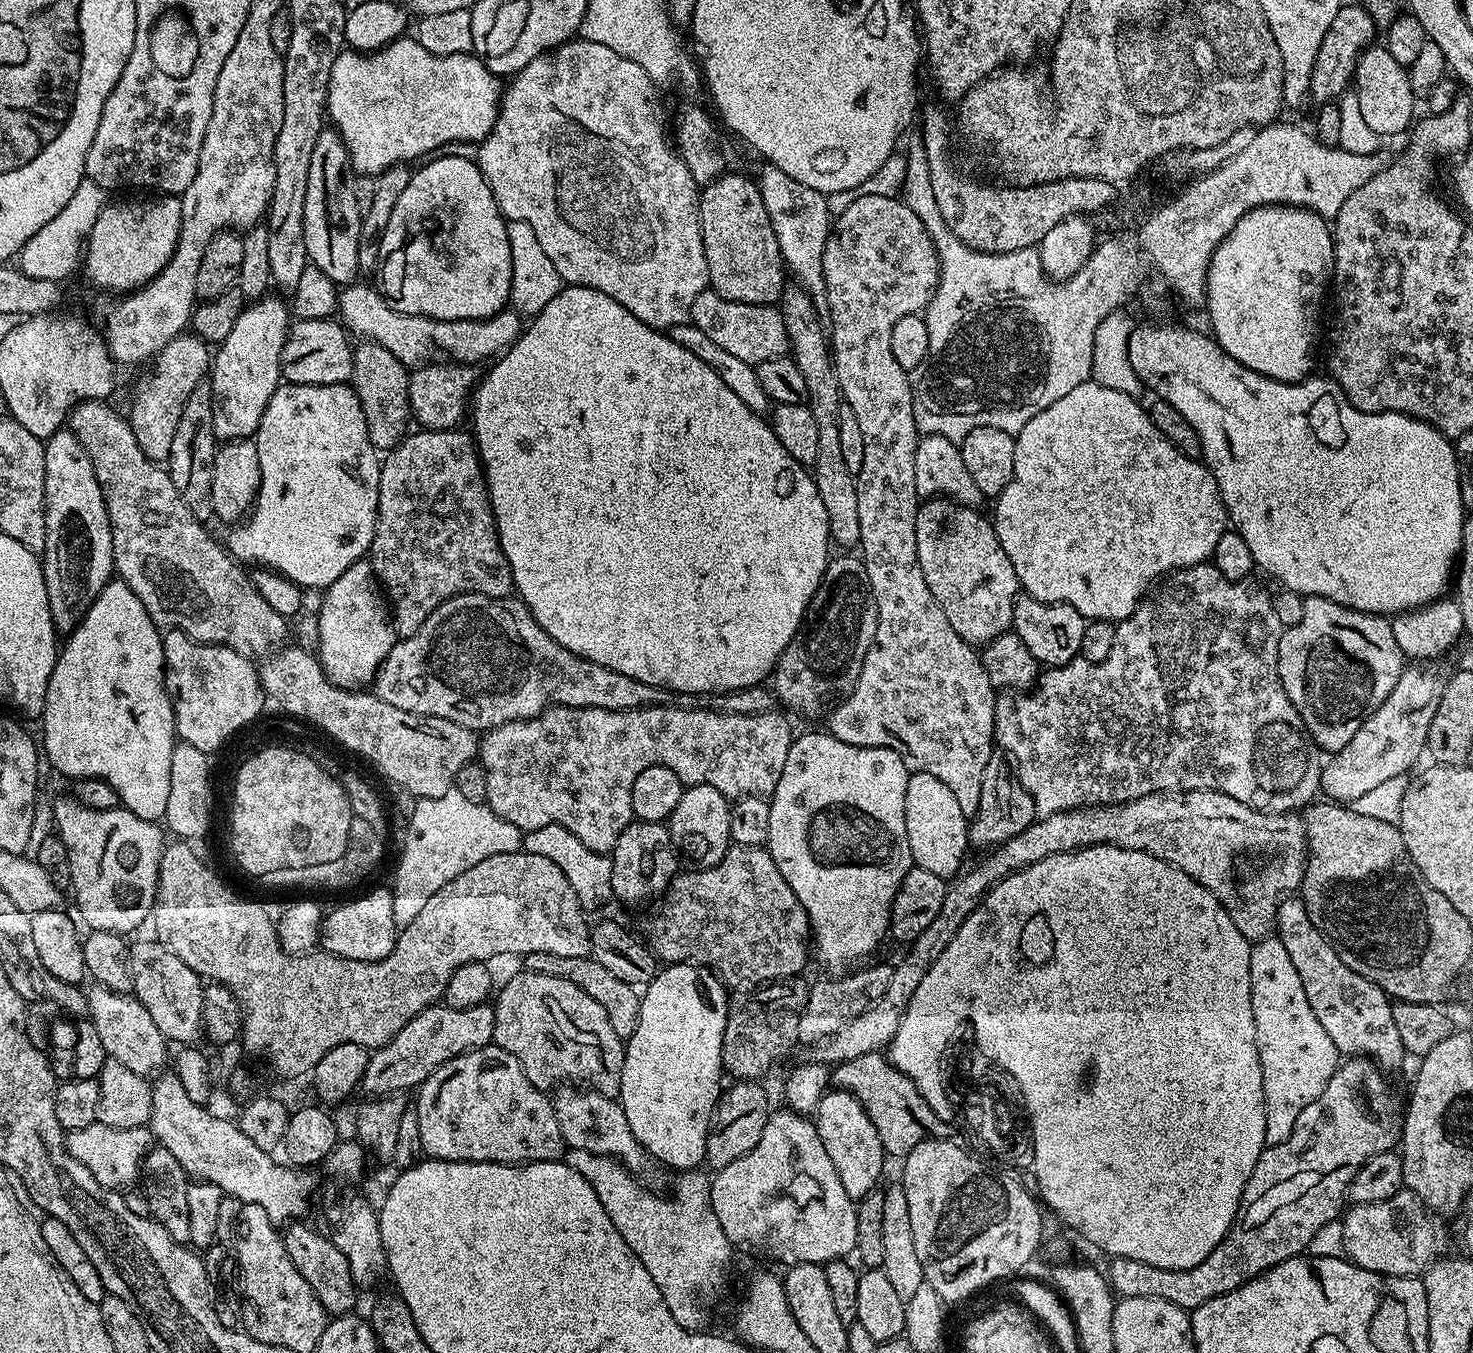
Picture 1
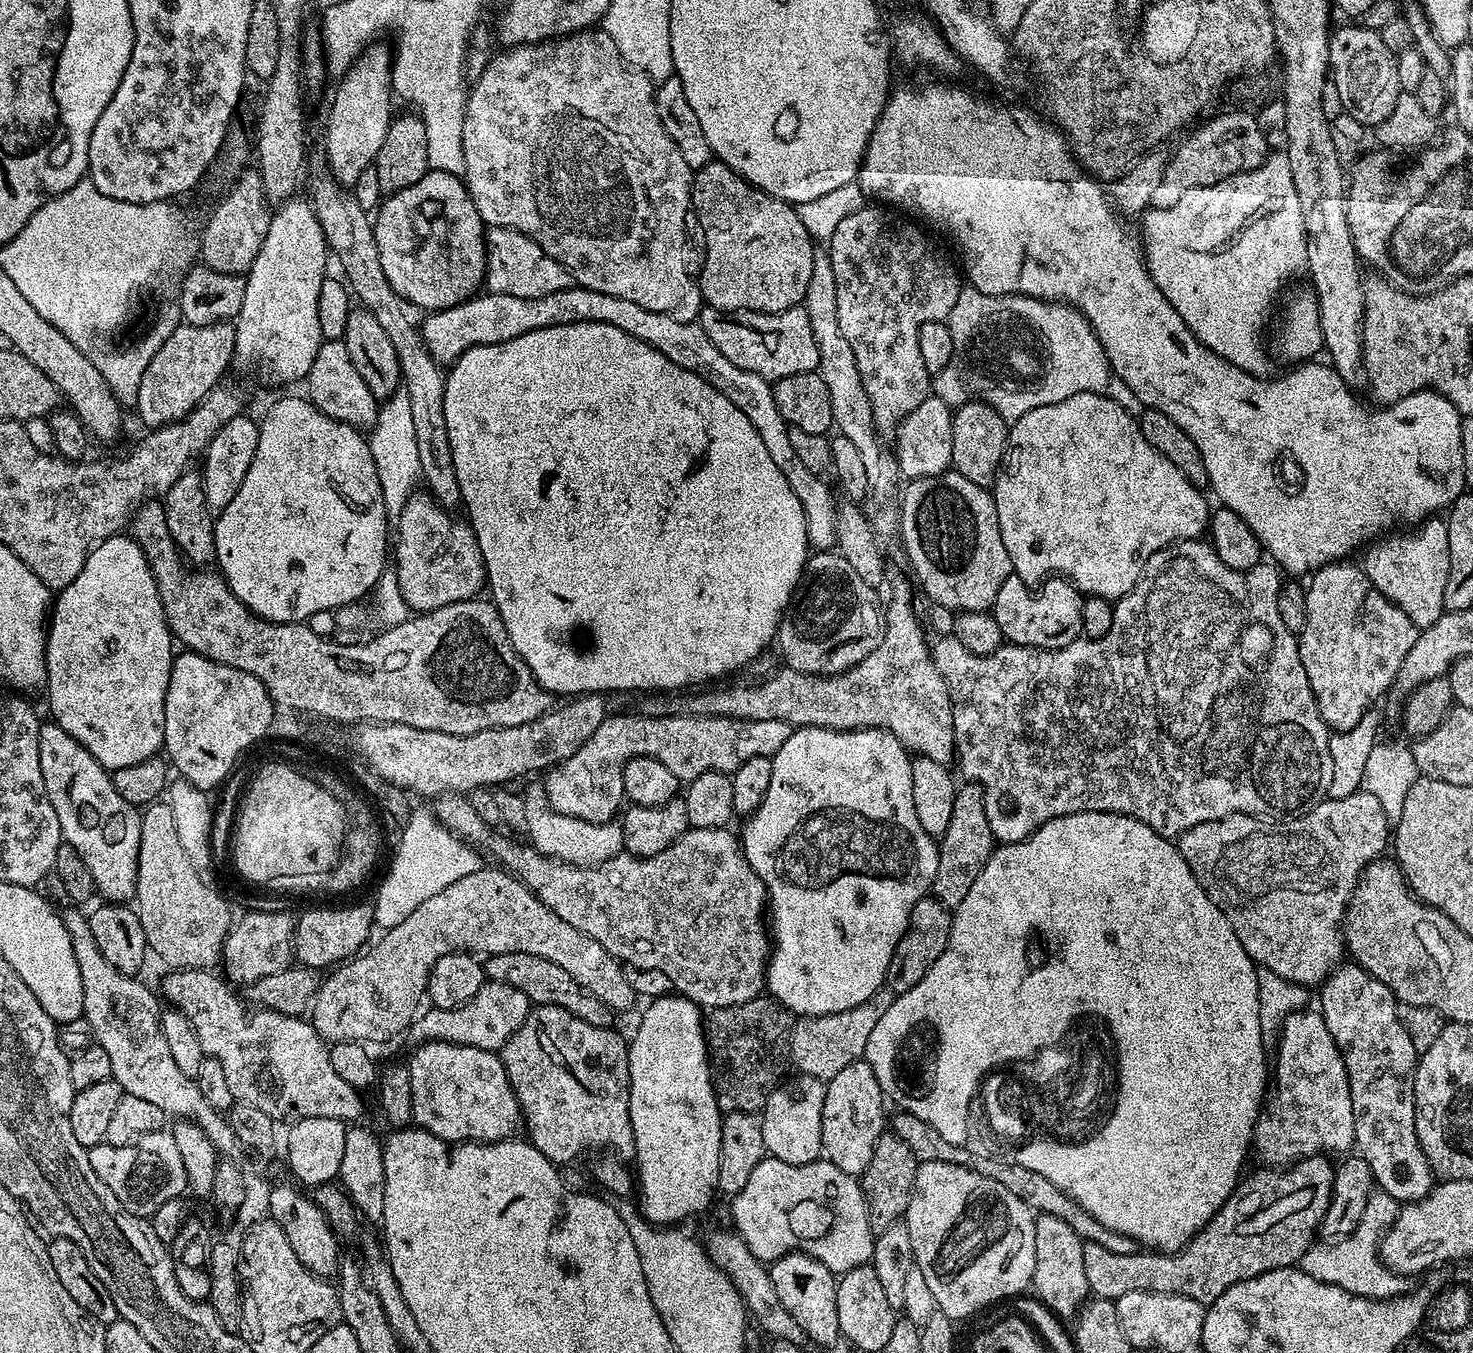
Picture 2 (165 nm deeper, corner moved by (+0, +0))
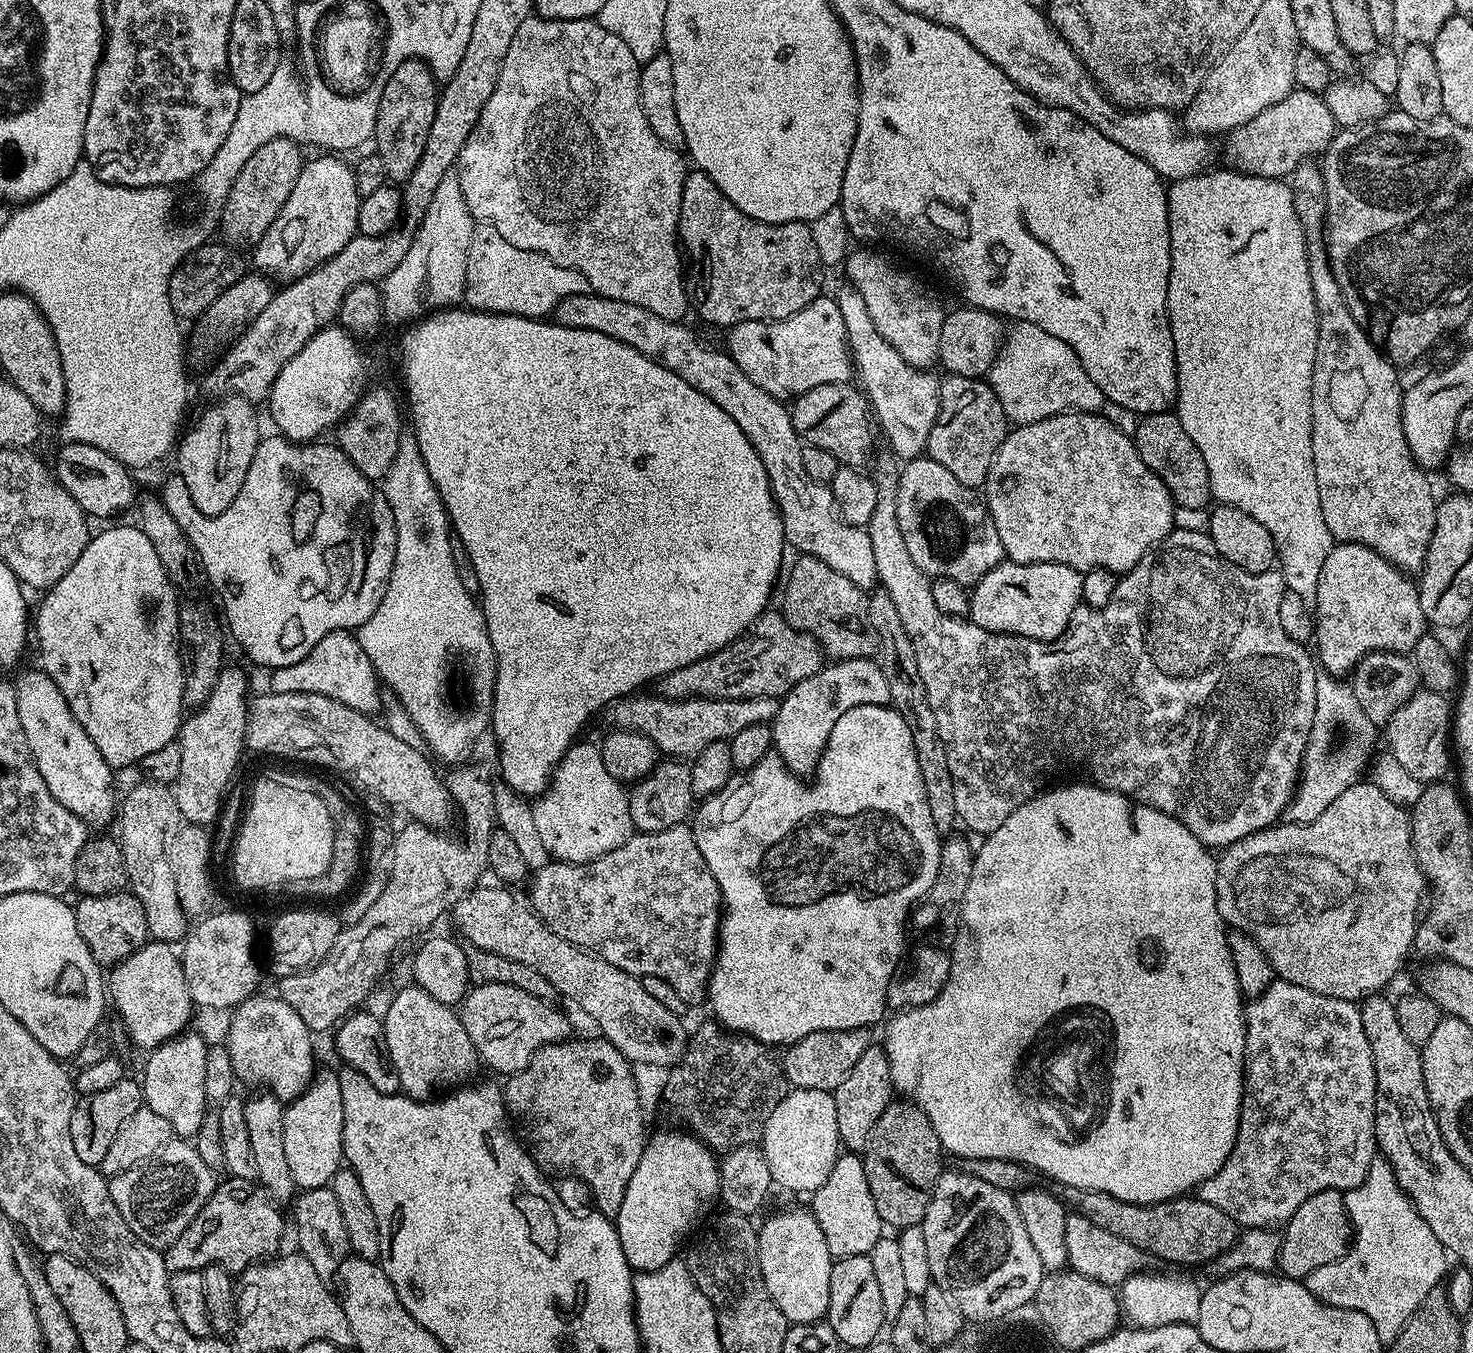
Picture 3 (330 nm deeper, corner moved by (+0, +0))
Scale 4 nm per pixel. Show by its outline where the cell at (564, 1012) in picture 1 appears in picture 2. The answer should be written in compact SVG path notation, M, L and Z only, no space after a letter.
M537 1004L498 1053L524 1113L527 1139L557 1166L568 1166L564 1164L582 1155L587 1148L604 1148L600 1150L611 1150L624 1158L635 1153L634 1130L630 1126L628 1044L616 1031L615 1027L590 1026L590 1022L574 1018L570 1010Z

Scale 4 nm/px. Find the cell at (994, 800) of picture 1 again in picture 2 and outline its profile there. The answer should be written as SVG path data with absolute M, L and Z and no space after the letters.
M964 782L957 787L950 822L944 834L939 837L938 847L938 870L934 874L930 892L949 910L955 910L962 898L966 898L970 886L974 886L974 878L982 874L982 866L986 866L994 851L990 822L986 822L984 791L979 784Z

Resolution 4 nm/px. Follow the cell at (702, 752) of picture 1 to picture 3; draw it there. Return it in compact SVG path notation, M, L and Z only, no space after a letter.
M633 694L623 697L611 705L613 725L622 730L641 732L654 742L654 746L665 757L691 761L693 756L702 754L710 742L719 740L731 740L734 734L746 730L750 726L768 724L772 722L779 712L780 700L775 696L763 696L762 698L746 698L745 700L708 700L705 696L698 696L690 700L667 700L655 694L640 696L644 694Z

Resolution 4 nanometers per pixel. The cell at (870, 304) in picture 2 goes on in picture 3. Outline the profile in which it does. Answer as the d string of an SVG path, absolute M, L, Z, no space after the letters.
M868 246L857 248L860 248L857 252L856 249L849 251L842 272L848 275L847 283L862 294L874 330L878 330L878 334L882 334L882 338L886 338L910 366L931 369L940 359L940 335L946 308L928 296L927 290L910 273L895 268L882 253L871 252Z

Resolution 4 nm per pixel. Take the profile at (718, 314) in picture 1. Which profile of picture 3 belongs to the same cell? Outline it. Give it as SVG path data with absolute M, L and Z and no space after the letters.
M831 295L817 296L814 302L810 302L810 306L798 310L798 314L790 314L790 318L734 324L727 329L726 336L726 351L738 370L742 370L742 374L746 374L746 378L750 378L754 386L762 386L766 394L785 402L806 394L806 390L814 390L814 386L849 383L854 376L854 361L846 338L846 322L842 322L842 310L838 310L838 302Z

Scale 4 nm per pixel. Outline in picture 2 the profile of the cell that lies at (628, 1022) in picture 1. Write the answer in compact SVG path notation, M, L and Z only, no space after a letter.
M499 952L493 956L488 956L483 961L484 974L488 980L493 980L506 986L514 986L514 990L522 990L526 998L533 1005L549 1004L558 1006L562 1010L570 1010L574 1018L582 1018L582 1022L590 1022L590 1026L602 1026L611 1028L618 1020L617 1013L612 1011L602 998L596 998L574 978L570 978L569 972L562 970L558 962L549 962L547 958L538 958L538 954L522 954L521 952Z

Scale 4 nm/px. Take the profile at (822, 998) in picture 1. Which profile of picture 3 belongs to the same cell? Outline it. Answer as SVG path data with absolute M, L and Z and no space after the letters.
M868 1028L854 1030L826 1030L806 1034L797 1044L787 1045L783 1053L784 1077L788 1079L792 1088L809 1088L810 1090L824 1090L835 1093L842 1082L846 1082L846 1074L854 1070L854 1062L866 1054L866 1050L873 1043L871 1031Z

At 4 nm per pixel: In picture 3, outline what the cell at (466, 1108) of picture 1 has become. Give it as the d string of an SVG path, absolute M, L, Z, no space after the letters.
M415 986L402 989L382 1012L382 1019L388 1053L400 1075L400 1092L411 1100L433 1099L435 1088L447 1089L467 1081L464 1079L478 1065L476 1047L462 1026L459 1011L430 998L426 990Z

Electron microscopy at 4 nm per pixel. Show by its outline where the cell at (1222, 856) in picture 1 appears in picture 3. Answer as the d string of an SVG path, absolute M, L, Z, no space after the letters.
M1361 782L1350 786L1350 790L1342 790L1342 794L1338 794L1338 798L1334 798L1334 802L1326 806L1326 810L1322 810L1322 814L1318 814L1314 822L1278 822L1271 828L1263 828L1261 832L1255 832L1228 845L1219 853L1216 861L1216 905L1225 925L1254 938L1254 942L1262 946L1266 958L1270 958L1273 973L1279 979L1294 982L1294 986L1306 986L1306 990L1314 990L1314 994L1326 994L1330 998L1360 1002L1385 991L1384 987L1395 978L1396 971L1403 966L1408 951L1413 951L1416 925L1422 919L1422 905L1425 900L1424 872L1412 852L1412 817L1409 809L1403 804L1390 802L1390 798L1386 798L1386 794L1382 794L1382 790L1378 790L1378 786L1371 782Z

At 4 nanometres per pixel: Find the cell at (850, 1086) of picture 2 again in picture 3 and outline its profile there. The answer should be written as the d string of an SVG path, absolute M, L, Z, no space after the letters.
M869 1046L866 1054L862 1054L862 1058L854 1062L854 1070L846 1074L846 1082L836 1088L834 1095L837 1102L840 1143L849 1153L863 1153L864 1147L870 1142L870 1134L878 1118L882 1118L882 1110L886 1110L886 1106L894 1099L890 1062L883 1047Z

